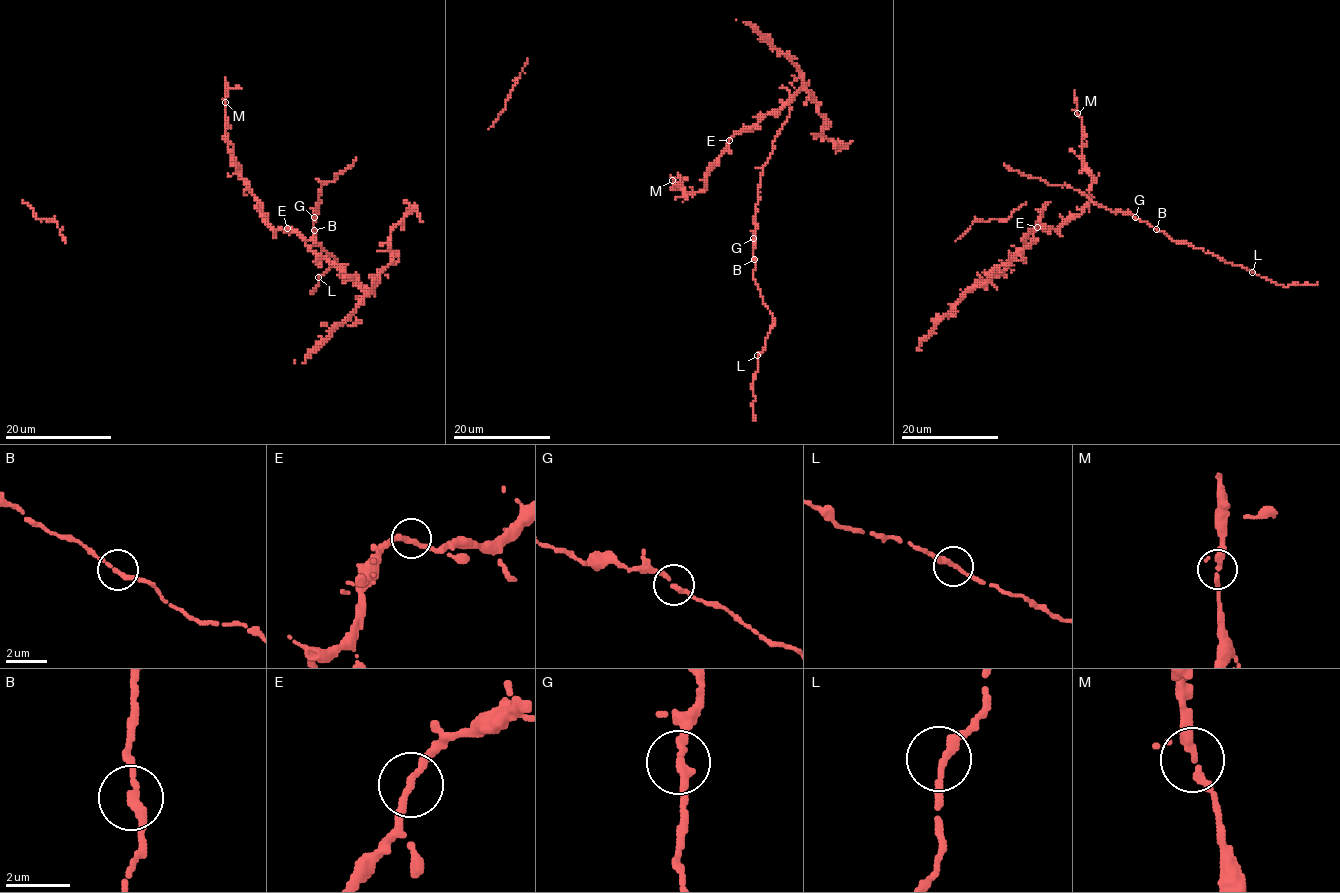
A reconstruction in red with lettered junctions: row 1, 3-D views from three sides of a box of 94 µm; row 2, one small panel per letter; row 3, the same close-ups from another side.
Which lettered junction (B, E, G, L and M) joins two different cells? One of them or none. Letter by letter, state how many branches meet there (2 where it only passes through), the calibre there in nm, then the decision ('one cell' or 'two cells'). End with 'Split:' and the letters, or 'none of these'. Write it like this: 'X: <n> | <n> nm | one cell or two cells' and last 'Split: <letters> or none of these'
B: 2 | 260 nm | one cell
E: 2 | 260 nm | one cell
G: 2 | 260 nm | one cell
L: 2 | 260 nm | one cell
M: 2 | 280 nm | one cell
Split: none of these

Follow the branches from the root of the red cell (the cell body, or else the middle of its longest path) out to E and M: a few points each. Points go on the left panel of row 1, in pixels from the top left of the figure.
E: (262, 204), (262, 216), (274, 229), (287, 228)
M: (262, 204), (242, 177), (239, 165), (229, 148), (225, 102)

